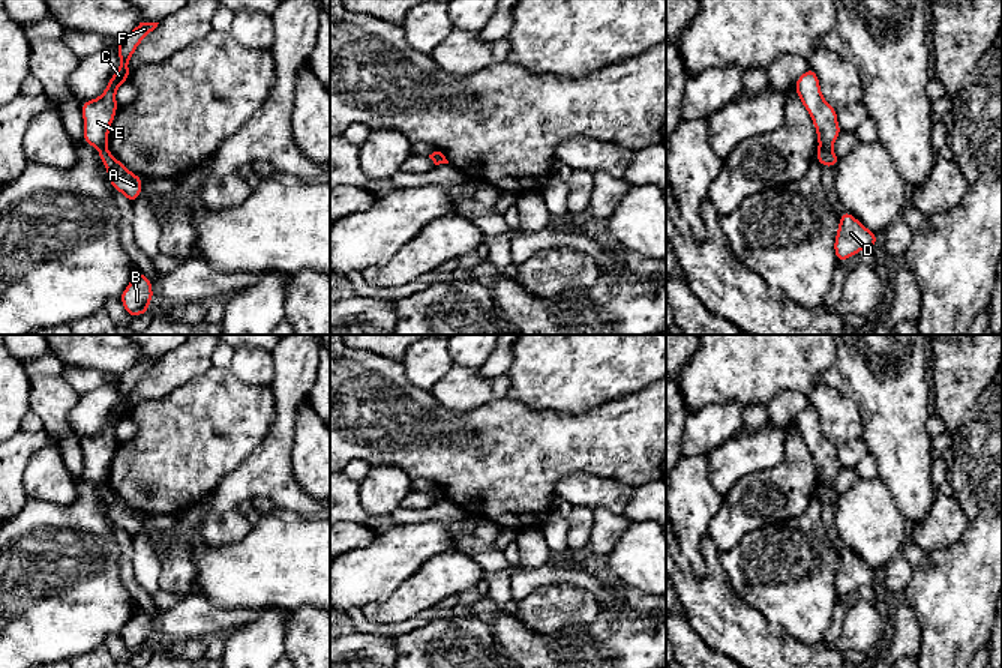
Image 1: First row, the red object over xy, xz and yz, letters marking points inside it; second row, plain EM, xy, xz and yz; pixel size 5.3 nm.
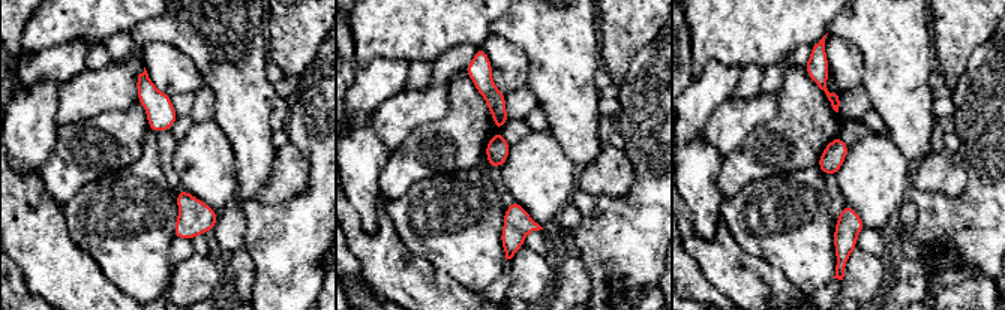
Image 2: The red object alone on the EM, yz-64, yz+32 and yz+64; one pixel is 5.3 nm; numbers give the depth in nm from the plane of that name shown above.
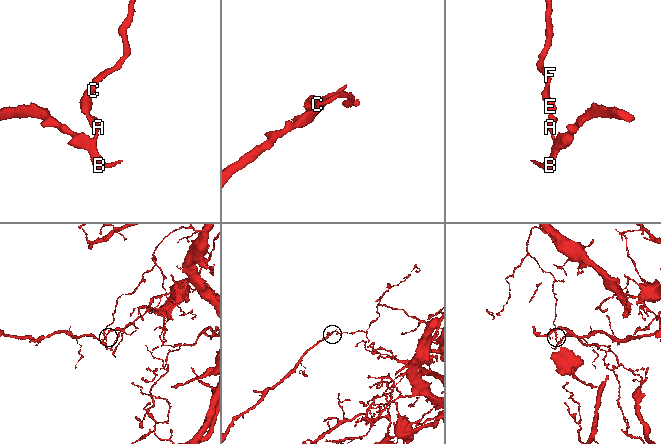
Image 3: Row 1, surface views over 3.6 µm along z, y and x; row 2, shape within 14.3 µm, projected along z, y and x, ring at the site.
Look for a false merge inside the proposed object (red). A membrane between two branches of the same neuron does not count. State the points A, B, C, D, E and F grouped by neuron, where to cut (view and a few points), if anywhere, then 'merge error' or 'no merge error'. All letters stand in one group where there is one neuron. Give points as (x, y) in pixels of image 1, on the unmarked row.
A B D / C E F | yz (819, 482), (830, 485) | merge error

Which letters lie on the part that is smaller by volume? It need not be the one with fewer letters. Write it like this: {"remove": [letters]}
{"remove": ["A", "B", "D"]}

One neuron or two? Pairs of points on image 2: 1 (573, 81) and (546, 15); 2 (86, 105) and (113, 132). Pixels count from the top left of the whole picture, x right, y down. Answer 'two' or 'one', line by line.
1: one
2: two

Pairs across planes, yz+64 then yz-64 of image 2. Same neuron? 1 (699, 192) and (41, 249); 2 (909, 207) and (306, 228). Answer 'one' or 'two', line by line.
1: two
2: two

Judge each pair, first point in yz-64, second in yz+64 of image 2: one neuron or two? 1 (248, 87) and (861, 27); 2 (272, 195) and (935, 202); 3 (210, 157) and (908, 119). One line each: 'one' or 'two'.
1: one
2: two
3: two

